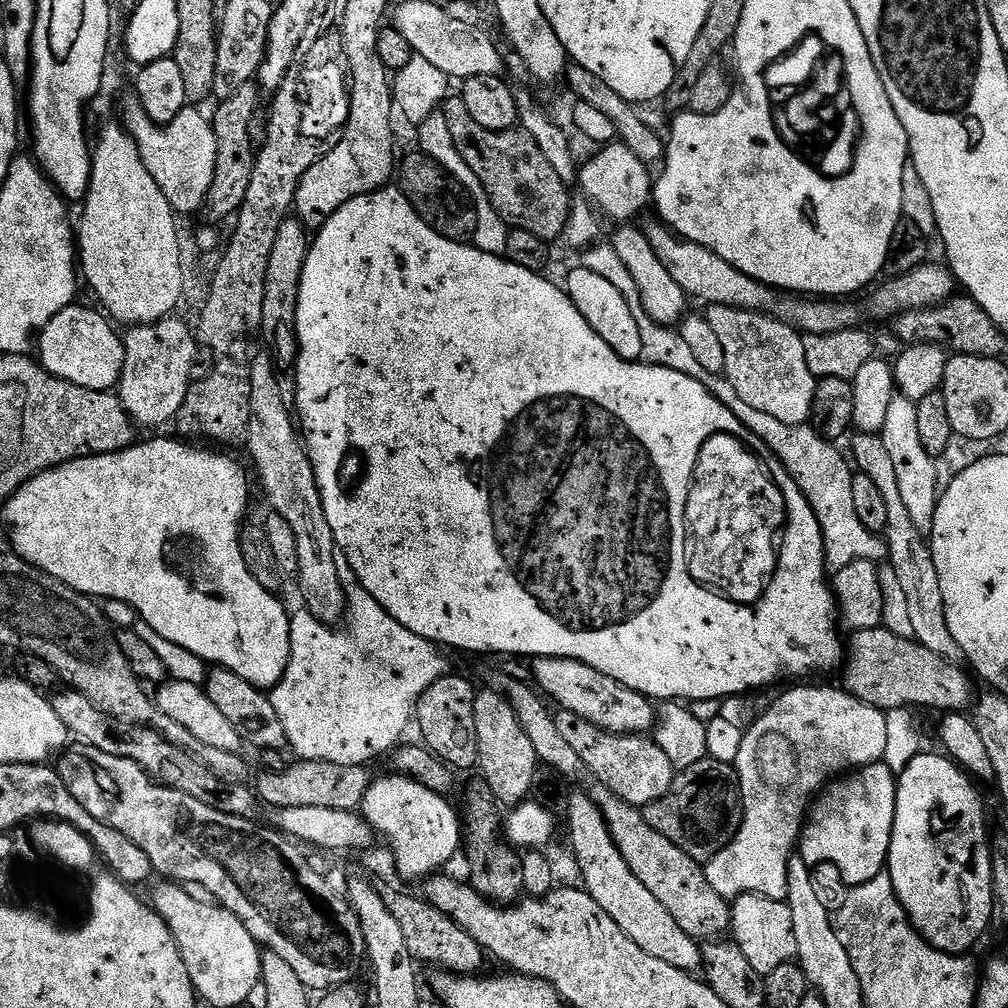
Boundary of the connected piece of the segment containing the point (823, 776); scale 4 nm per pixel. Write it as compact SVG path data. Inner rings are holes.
M840 686L792 688L782 693L744 732L734 763L744 803L744 817L735 836L719 850L713 851L712 861L703 865L710 886L714 886L714 890L729 902L746 894L787 901L788 862L797 851L806 813L814 797L833 778L883 761L885 754L886 715L881 709L864 704Z

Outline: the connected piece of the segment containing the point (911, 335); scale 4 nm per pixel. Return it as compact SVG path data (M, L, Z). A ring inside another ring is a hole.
M956 296L931 308L899 314L893 319L895 334L905 345L932 344L954 353L972 357L999 359L1006 350L1007 337L997 324L969 296Z

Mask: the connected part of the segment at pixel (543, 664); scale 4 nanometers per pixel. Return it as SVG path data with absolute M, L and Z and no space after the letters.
M542 656L531 661L530 676L533 681L536 679L535 687L553 705L560 704L556 706L563 711L578 714L578 718L586 718L586 722L607 732L617 732L623 736L644 734L657 723L656 709L649 697L622 686L614 678L586 666L580 660L565 656Z

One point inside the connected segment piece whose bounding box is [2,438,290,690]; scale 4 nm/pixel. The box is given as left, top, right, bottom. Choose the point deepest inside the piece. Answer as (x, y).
(157, 525)

